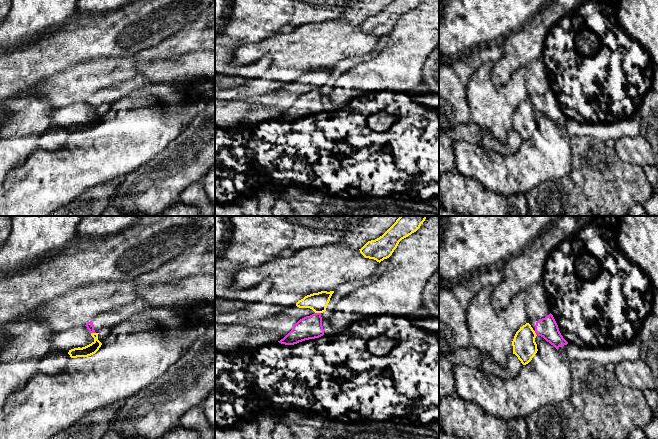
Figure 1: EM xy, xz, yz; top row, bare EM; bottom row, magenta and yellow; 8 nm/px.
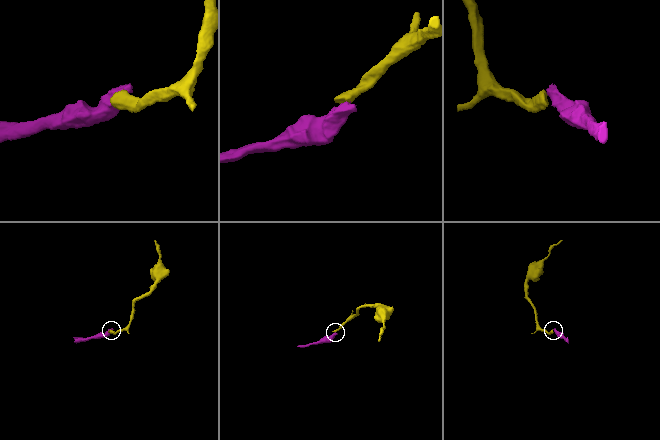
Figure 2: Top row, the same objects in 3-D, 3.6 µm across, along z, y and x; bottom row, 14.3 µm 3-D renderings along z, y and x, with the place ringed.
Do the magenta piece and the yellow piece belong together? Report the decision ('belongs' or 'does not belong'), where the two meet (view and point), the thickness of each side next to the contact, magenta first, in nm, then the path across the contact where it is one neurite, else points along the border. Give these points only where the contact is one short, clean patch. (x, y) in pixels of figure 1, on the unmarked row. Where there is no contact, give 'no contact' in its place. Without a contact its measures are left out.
does not belong; contact xz (318, 89); calibres 190 and 160 nm; border xz (315, 88), (320, 89)

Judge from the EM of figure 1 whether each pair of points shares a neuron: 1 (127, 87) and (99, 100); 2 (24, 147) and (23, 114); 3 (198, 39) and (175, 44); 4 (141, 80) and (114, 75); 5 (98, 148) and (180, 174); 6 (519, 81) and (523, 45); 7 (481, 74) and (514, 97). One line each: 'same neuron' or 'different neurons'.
1: same neuron
2: same neuron
3: same neuron
4: different neurons
5: different neurons
6: different neurons
7: same neuron

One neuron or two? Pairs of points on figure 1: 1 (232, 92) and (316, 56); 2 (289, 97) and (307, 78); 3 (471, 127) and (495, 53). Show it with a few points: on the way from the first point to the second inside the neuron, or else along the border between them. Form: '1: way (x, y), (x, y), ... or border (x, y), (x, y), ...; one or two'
1: way (253, 87), (262, 86), (274, 78), (295, 57); one
2: way (291, 92), (302, 81); one
3: border (470, 120), (465, 123), (458, 123), (449, 129); two

